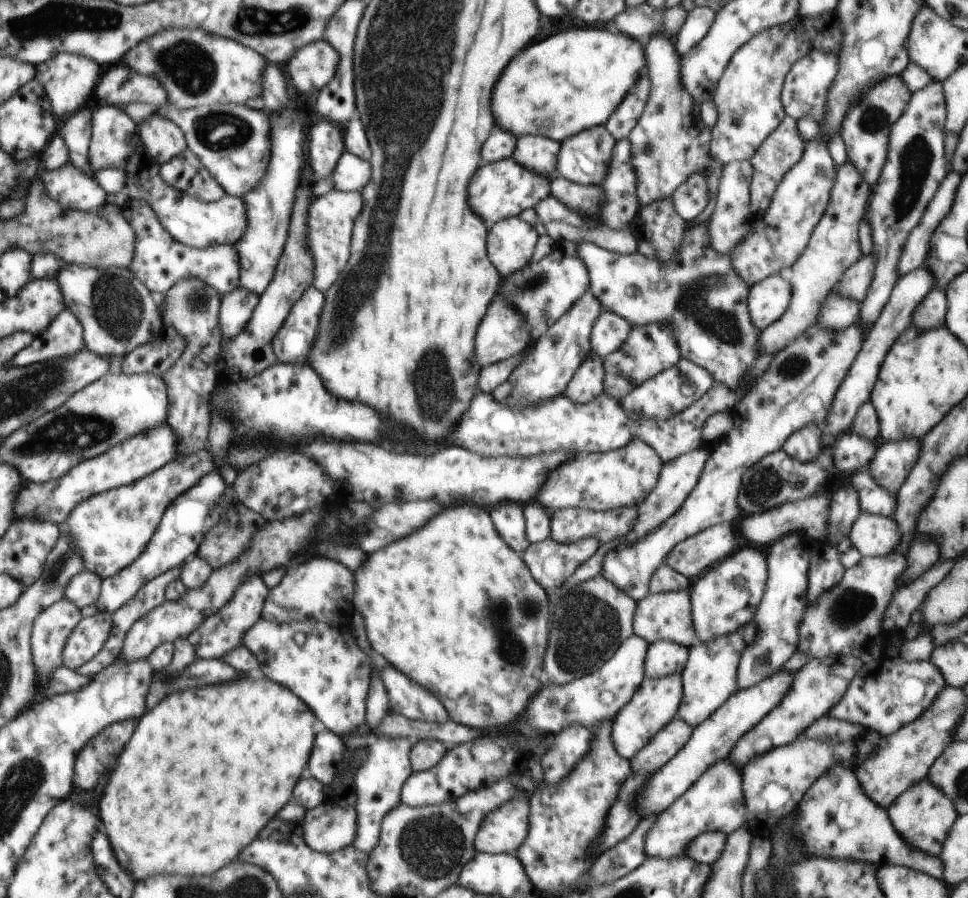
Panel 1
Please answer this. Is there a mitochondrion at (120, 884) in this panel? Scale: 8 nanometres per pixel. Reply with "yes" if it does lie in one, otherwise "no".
no

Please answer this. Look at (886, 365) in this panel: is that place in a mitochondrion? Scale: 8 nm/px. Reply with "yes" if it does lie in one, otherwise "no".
no

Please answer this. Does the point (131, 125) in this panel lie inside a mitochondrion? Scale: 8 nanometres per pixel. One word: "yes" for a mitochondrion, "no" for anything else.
no

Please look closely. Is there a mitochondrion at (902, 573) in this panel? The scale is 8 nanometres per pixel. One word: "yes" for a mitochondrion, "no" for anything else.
no

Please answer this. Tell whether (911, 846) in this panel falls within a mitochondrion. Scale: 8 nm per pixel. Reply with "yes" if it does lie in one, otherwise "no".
no

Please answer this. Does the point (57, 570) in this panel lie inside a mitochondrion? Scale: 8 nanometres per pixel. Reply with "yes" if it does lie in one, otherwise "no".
yes

